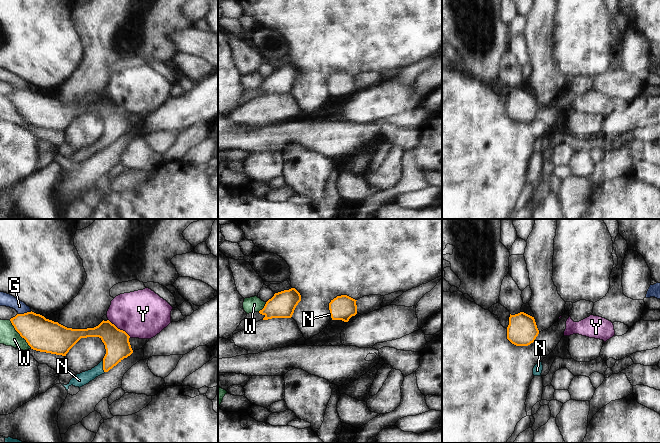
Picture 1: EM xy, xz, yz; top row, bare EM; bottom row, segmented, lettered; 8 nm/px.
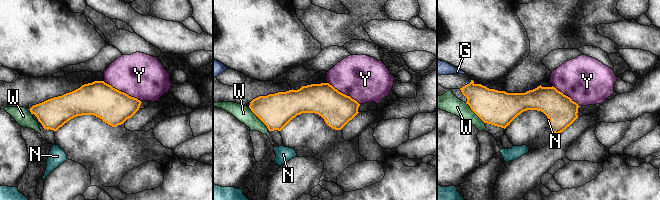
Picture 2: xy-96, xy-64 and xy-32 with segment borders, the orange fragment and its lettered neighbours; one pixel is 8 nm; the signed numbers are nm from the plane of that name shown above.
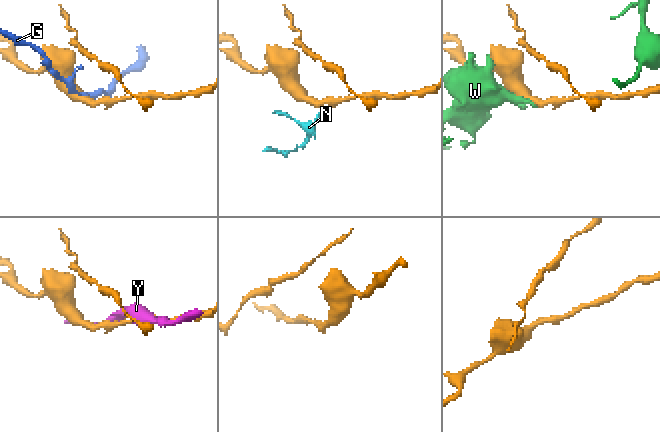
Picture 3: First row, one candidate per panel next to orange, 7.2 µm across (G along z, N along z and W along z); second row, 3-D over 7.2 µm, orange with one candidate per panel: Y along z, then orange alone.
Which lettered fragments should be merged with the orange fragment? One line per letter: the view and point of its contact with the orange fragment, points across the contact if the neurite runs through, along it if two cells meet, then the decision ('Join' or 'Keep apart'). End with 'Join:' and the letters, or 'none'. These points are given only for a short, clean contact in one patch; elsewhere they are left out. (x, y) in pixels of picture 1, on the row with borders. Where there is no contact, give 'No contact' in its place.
G: Touches orange at xy (24, 313). Keep apart
N: Touches orange at xy (103, 366). Path across: xy (116, 341), (114, 355), (103, 366), (79, 380). Join
W: Touches orange at xy (19, 333). Keep apart
Y: Touches orange at xy (119, 329). Keep apart
Join: N

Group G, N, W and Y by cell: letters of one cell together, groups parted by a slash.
G / N / W / Y

